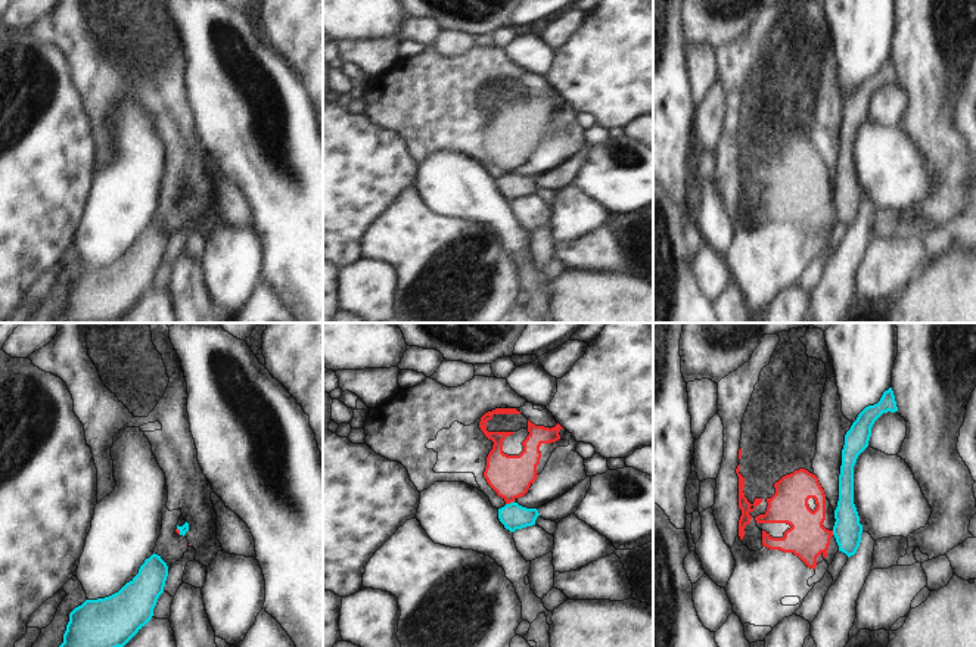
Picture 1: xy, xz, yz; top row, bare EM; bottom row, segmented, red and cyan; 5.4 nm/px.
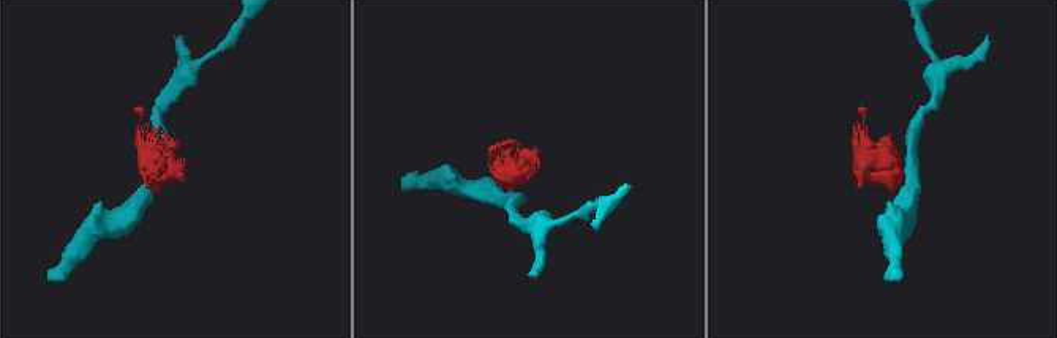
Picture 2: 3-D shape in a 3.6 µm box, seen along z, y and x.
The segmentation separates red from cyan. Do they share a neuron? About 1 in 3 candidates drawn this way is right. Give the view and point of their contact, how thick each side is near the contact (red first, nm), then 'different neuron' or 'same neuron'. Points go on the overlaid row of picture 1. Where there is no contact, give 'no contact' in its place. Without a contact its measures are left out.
meets red in xz at (509, 503); 240 nm thick on the red side, 140 nm on the other; different neuron

